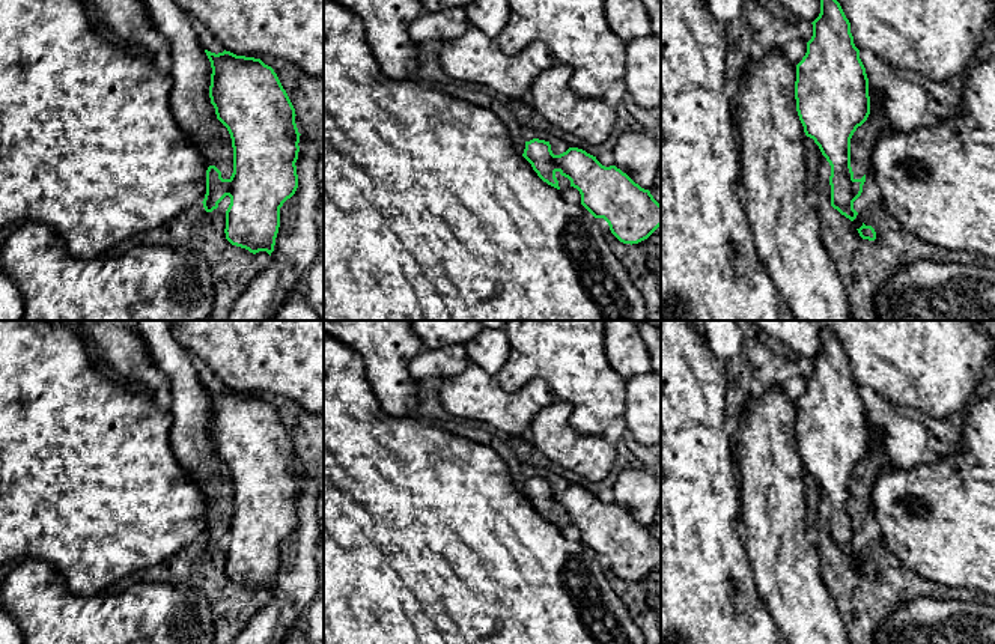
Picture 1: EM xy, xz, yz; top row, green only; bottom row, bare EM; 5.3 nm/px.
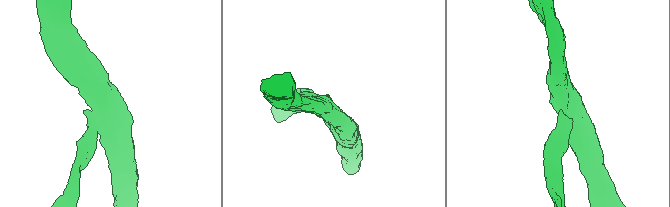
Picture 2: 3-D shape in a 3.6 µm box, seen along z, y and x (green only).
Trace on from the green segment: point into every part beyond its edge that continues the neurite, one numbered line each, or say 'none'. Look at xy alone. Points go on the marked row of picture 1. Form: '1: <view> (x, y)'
1: xy (190, 104)

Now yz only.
1: yz (863, 140)

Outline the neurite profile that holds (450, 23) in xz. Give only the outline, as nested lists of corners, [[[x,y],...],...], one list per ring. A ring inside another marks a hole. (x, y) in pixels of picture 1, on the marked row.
[[[464,6],[426,12],[409,26],[409,38],[420,45],[424,41],[446,41],[464,35],[471,27]]]

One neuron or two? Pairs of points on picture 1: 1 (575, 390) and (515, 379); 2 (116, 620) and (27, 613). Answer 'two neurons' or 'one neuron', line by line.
1: one neuron
2: one neuron

